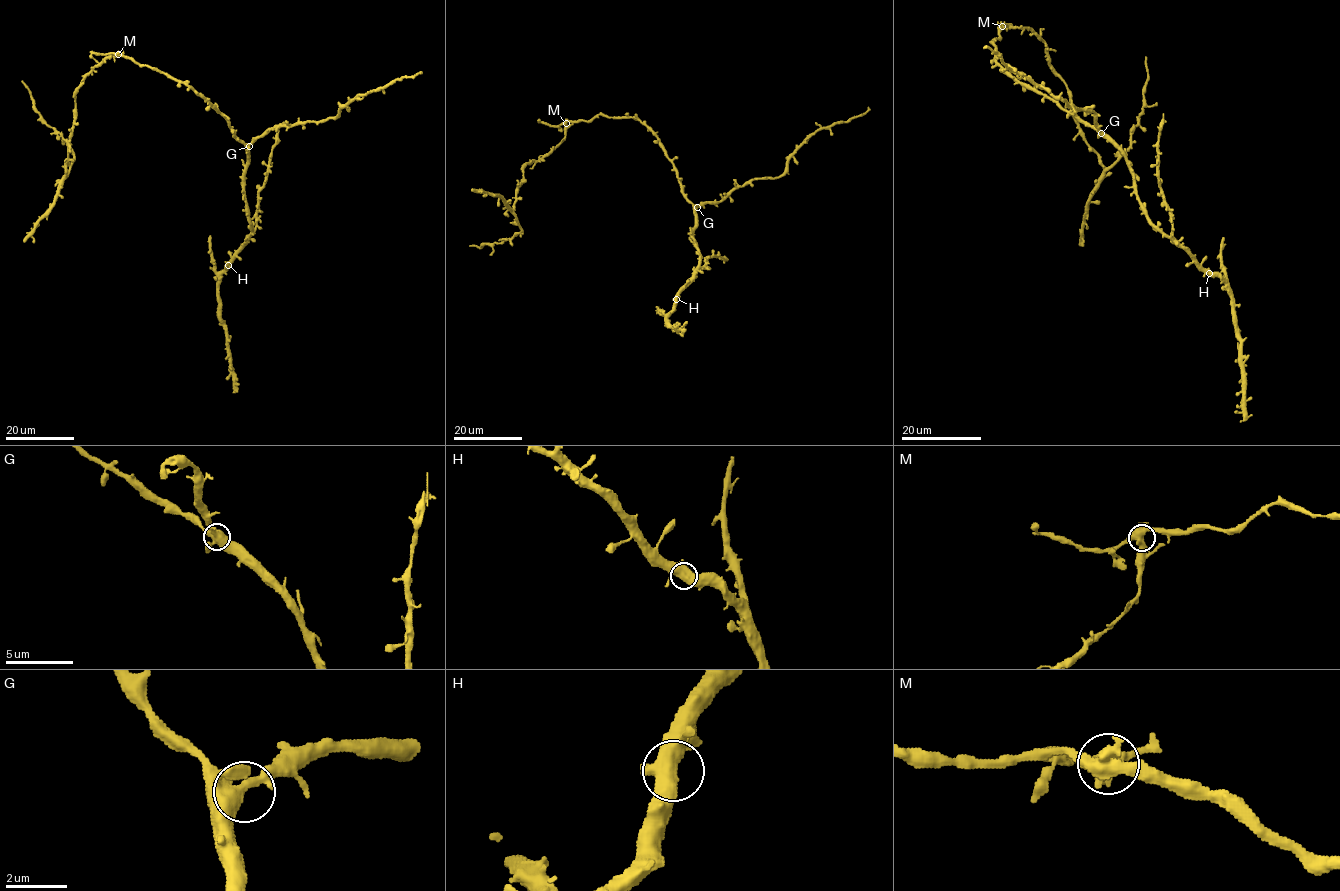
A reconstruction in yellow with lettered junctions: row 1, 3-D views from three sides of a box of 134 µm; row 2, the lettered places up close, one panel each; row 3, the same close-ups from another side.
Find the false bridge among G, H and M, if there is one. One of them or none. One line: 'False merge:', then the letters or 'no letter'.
False merge: M

